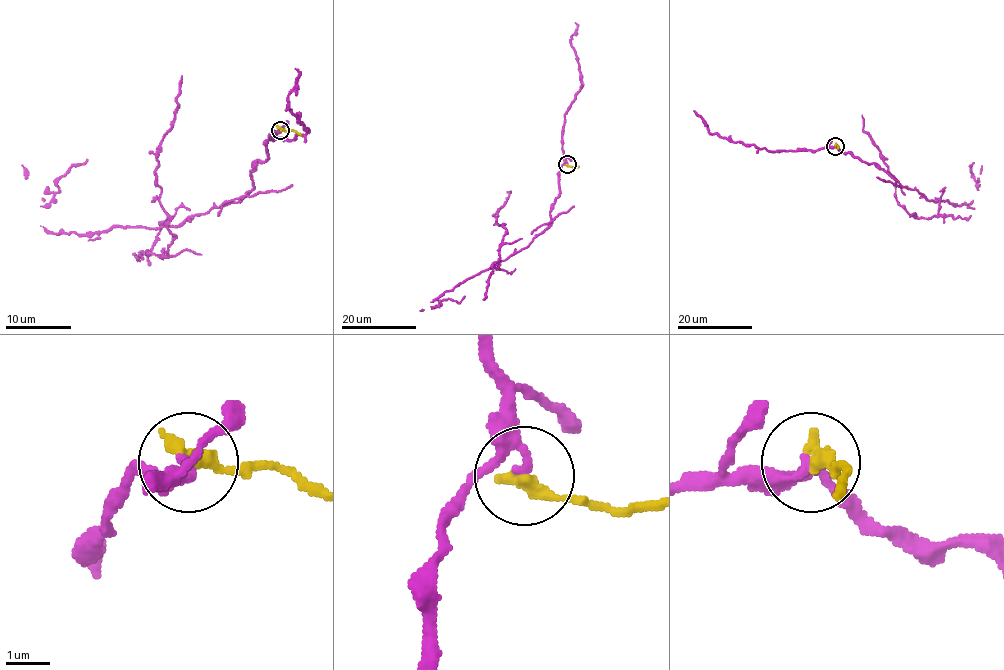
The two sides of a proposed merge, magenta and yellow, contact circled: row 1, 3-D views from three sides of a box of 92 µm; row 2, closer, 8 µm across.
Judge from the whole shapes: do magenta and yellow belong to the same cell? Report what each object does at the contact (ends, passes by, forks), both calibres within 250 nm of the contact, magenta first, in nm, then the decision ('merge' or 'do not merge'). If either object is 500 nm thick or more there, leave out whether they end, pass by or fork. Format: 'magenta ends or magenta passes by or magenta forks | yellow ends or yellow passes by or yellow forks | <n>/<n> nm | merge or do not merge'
magenta passes by | yellow ends | 150/400 nm | do not merge

